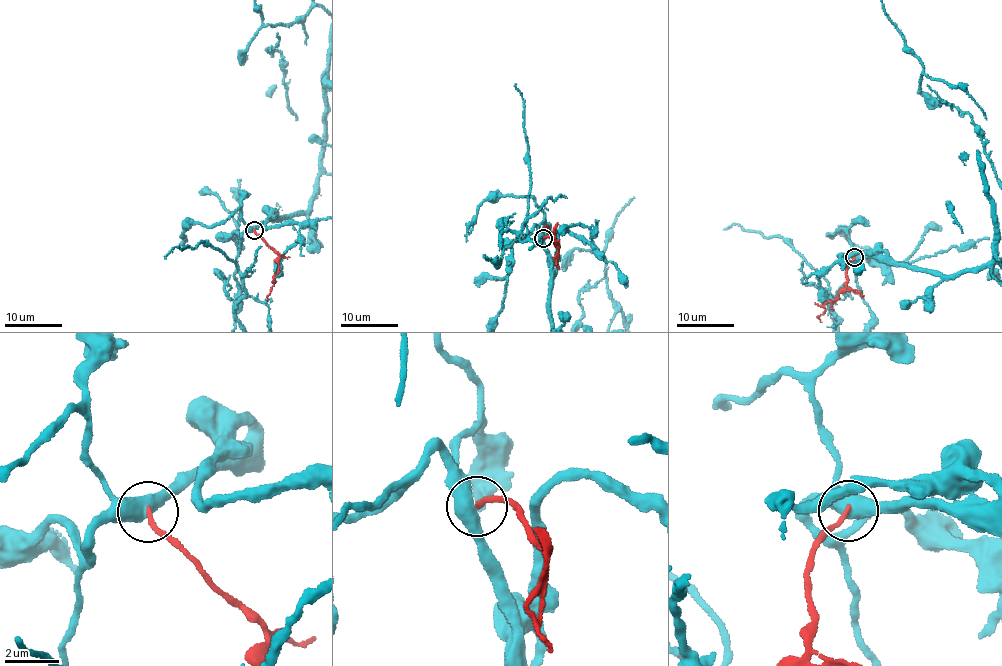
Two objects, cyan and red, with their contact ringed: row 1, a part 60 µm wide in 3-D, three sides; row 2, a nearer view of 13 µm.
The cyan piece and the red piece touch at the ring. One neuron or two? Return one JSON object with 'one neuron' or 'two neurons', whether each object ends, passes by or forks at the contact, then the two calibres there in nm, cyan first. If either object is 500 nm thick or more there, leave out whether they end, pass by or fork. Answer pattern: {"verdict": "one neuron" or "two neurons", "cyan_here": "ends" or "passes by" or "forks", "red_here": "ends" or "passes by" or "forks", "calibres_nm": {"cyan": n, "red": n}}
{"verdict": "two neurons", "calibres_nm": {"cyan": 550, "red": 170}}

